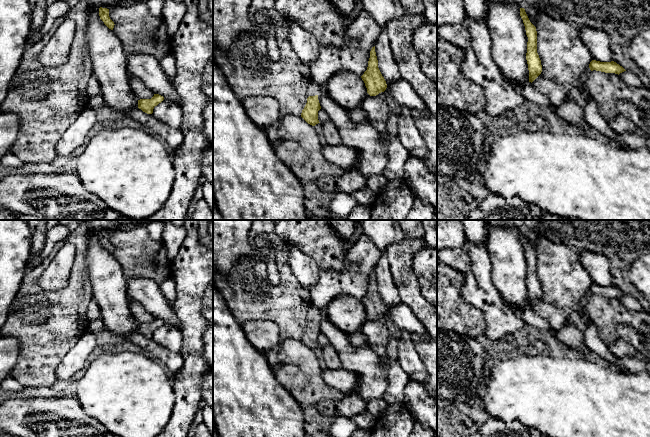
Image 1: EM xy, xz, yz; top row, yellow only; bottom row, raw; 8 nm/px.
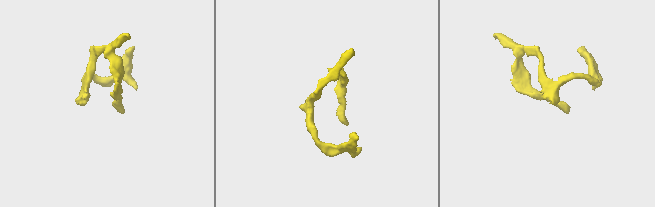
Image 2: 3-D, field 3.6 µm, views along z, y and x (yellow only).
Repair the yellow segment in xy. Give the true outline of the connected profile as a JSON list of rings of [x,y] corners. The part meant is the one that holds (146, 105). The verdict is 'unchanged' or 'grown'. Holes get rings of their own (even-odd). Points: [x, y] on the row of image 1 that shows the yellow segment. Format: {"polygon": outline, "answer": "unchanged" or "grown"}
{"polygon": [[[154,94],[151,99],[138,100],[138,108],[147,114],[152,114],[154,107],[161,103],[163,100],[163,96],[159,94]]], "answer": "unchanged"}

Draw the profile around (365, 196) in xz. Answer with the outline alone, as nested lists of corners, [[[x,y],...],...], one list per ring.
[[[369,187],[350,193],[357,205],[372,205],[376,200],[377,193]]]

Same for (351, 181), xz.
[[[347,171],[343,176],[325,176],[318,180],[318,185],[325,191],[352,193],[367,186],[367,179],[358,171]]]

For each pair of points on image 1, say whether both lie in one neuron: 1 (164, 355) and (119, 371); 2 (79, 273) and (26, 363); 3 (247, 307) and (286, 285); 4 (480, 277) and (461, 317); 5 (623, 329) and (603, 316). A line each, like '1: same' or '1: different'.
1: different
2: same
3: same
4: different
5: different

